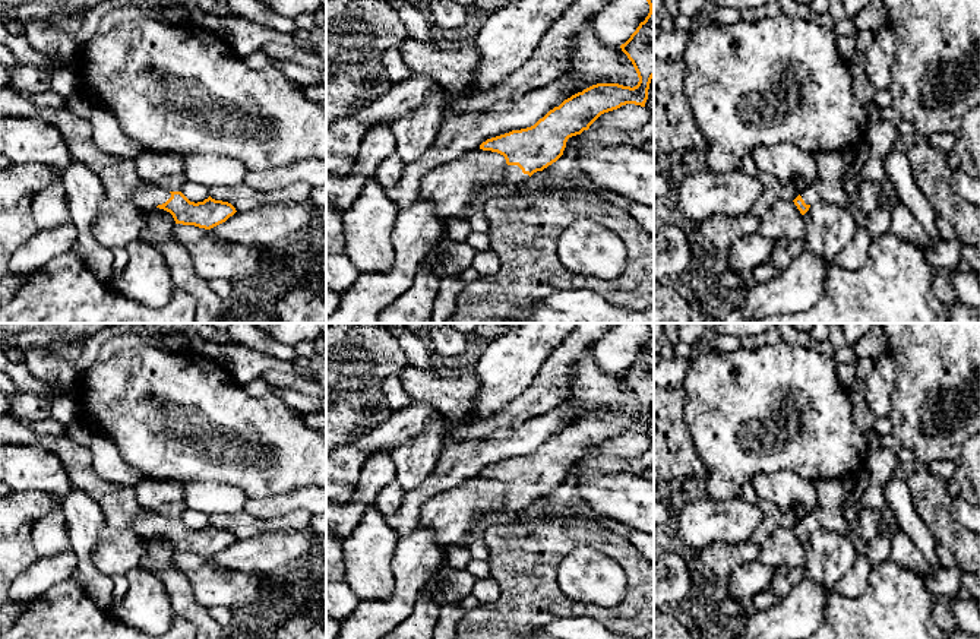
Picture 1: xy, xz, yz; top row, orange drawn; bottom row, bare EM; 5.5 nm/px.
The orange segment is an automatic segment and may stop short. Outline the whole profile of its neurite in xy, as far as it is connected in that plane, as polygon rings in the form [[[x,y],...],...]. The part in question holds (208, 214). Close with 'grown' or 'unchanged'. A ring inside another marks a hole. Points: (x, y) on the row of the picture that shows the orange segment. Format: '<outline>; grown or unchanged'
[[[142,180],[137,192],[130,199],[143,209],[159,208],[170,212],[176,224],[195,225],[211,230],[237,211],[222,200],[215,200],[211,196],[203,202],[190,202],[181,192],[167,192],[158,183]]]; grown

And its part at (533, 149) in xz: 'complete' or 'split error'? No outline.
split error

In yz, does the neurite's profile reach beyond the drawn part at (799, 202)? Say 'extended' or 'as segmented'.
extended

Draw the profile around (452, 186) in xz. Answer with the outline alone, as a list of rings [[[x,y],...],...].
[[[477,149],[461,159],[445,162],[421,181],[417,200],[429,200],[443,221],[459,215],[491,186],[502,184],[506,159],[491,151]]]

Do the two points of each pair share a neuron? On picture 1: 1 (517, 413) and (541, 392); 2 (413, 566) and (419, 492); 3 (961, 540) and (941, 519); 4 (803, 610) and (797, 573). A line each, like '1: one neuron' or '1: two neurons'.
1: one neuron
2: two neurons
3: one neuron
4: two neurons

